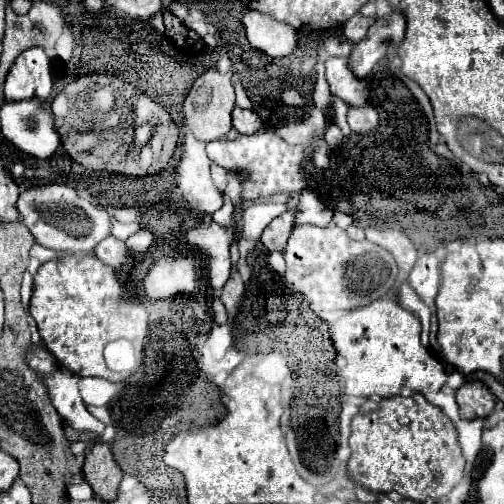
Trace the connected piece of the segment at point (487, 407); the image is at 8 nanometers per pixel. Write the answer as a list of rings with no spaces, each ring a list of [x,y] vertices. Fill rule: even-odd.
[[[469,381],[457,389],[457,405],[461,409],[461,419],[487,417],[495,409],[495,395],[481,381]]]

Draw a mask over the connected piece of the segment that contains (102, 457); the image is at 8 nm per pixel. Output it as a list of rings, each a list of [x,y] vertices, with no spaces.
[[[107,443],[95,445],[85,455],[83,477],[97,497],[101,497],[103,501],[115,501],[121,481],[121,469],[117,467]]]

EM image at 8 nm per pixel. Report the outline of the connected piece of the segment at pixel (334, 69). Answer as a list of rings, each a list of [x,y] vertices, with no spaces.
[[[329,57],[325,61],[325,77],[331,87],[331,93],[343,99],[349,107],[365,107],[369,99],[369,89],[365,79],[357,79],[351,73],[349,61],[341,57]]]

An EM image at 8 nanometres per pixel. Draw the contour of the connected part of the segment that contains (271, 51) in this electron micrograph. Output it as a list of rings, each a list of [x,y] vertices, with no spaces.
[[[249,9],[243,15],[243,25],[249,43],[253,47],[261,47],[261,51],[265,51],[269,57],[285,57],[297,45],[297,31],[269,15],[261,15]]]

